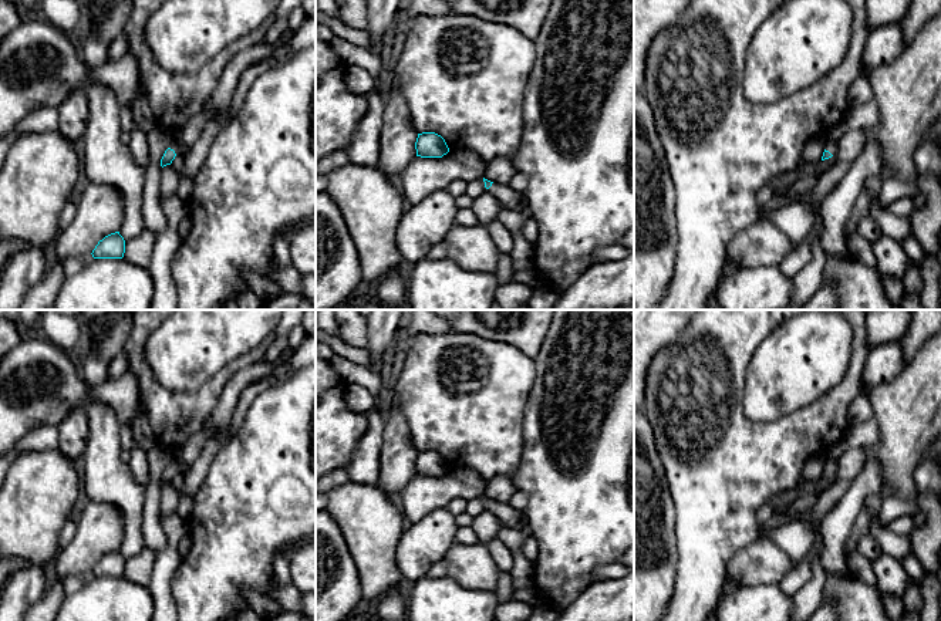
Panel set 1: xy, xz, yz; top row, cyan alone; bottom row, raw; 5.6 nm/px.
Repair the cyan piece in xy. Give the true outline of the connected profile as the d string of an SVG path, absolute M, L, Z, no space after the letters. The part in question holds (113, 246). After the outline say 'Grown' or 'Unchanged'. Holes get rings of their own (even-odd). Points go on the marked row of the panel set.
M115 232L100 240L91 254L94 259L122 259L124 253L125 240L119 232Z. Unchanged

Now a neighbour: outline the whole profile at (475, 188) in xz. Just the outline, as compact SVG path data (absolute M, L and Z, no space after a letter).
M483 178L475 179L468 182L465 193L470 196L472 199L476 199L482 193L485 193L488 189L485 188Z

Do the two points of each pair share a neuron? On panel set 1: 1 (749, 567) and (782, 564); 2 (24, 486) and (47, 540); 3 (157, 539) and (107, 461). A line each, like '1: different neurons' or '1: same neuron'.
1: same neuron
2: same neuron
3: different neurons

